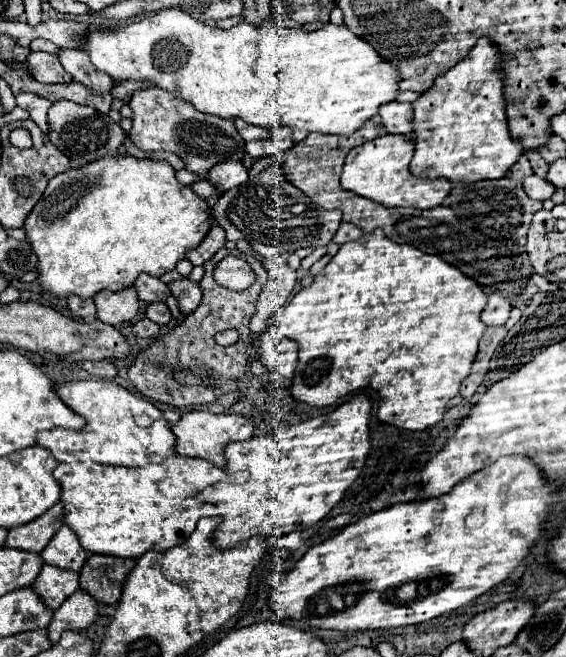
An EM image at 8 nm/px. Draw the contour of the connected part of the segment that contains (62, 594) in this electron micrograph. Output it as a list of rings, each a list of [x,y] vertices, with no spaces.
[[[43,565],[39,577],[33,583],[33,589],[51,609],[57,609],[69,595],[79,589],[77,571],[61,569],[55,565]]]

